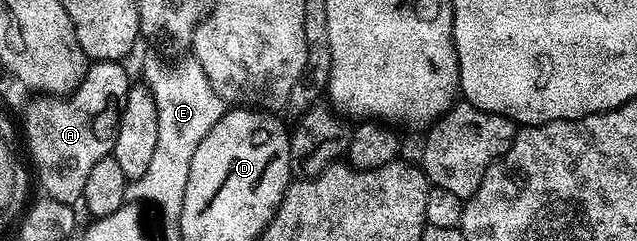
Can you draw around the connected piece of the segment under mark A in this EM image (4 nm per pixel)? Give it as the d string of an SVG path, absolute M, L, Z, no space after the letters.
M97 61L86 70L83 81L69 95L33 97L25 107L25 139L29 142L29 155L37 166L41 187L46 196L55 201L76 204L81 199L83 185L87 185L87 173L91 173L99 161L113 154L117 126L121 121L121 106L129 93L131 80L117 61Z

